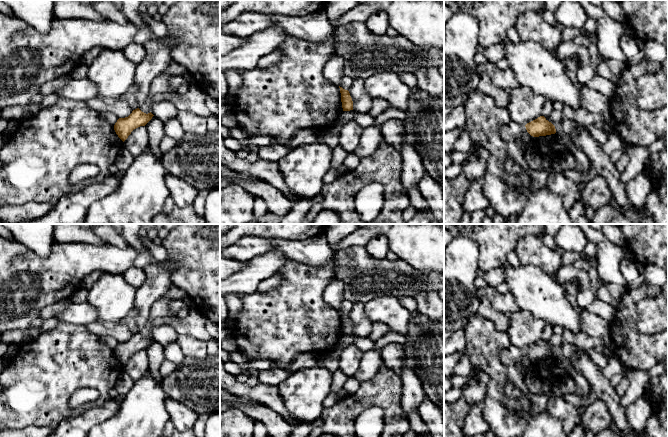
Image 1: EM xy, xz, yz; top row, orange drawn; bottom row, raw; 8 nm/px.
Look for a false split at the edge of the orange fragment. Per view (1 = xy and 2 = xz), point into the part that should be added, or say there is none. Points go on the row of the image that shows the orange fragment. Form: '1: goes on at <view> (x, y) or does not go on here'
1: does not go on here
2: does not go on here

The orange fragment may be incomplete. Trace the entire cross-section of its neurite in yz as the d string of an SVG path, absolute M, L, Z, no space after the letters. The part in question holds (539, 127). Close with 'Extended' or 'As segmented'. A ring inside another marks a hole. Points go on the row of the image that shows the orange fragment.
M540 116L526 125L520 125L511 120L507 125L503 126L500 131L502 137L506 141L521 138L526 132L533 137L546 136L556 133L555 126L544 116Z. Extended

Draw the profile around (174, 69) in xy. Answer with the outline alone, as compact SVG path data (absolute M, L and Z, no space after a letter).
M173 59L170 61L169 66L162 73L165 73L170 77L171 76L185 77L190 85L196 83L195 79L188 73L188 71Z

